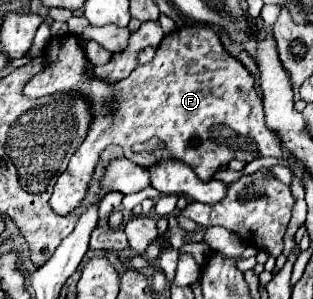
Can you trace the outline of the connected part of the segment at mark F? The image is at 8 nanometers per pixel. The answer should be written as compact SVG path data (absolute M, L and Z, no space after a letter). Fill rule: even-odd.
M185 25L177 31L173 31L171 35L165 35L161 45L157 47L153 61L137 67L129 77L121 79L119 83L103 83L99 77L95 77L93 65L85 57L79 37L73 33L53 37L43 53L47 59L47 67L39 75L29 79L29 83L23 87L23 95L29 99L39 99L45 95L71 91L71 93L79 93L79 97L83 97L91 107L91 127L89 127L87 139L79 145L79 149L75 151L75 155L69 161L69 167L57 179L53 195L49 199L51 209L59 215L71 215L81 205L81 201L85 199L85 193L89 189L91 177L95 173L95 167L99 163L99 155L109 145L123 147L125 157L145 169L153 167L163 157L183 161L203 181L211 181L213 173L231 159L249 163L259 157L277 157L277 159L285 157L285 147L283 147L279 135L265 125L263 99L255 91L253 75L223 49L217 33L205 25ZM153 135L165 141L165 149L153 151L153 153L135 149L135 145L147 141L147 137L153 137Z

